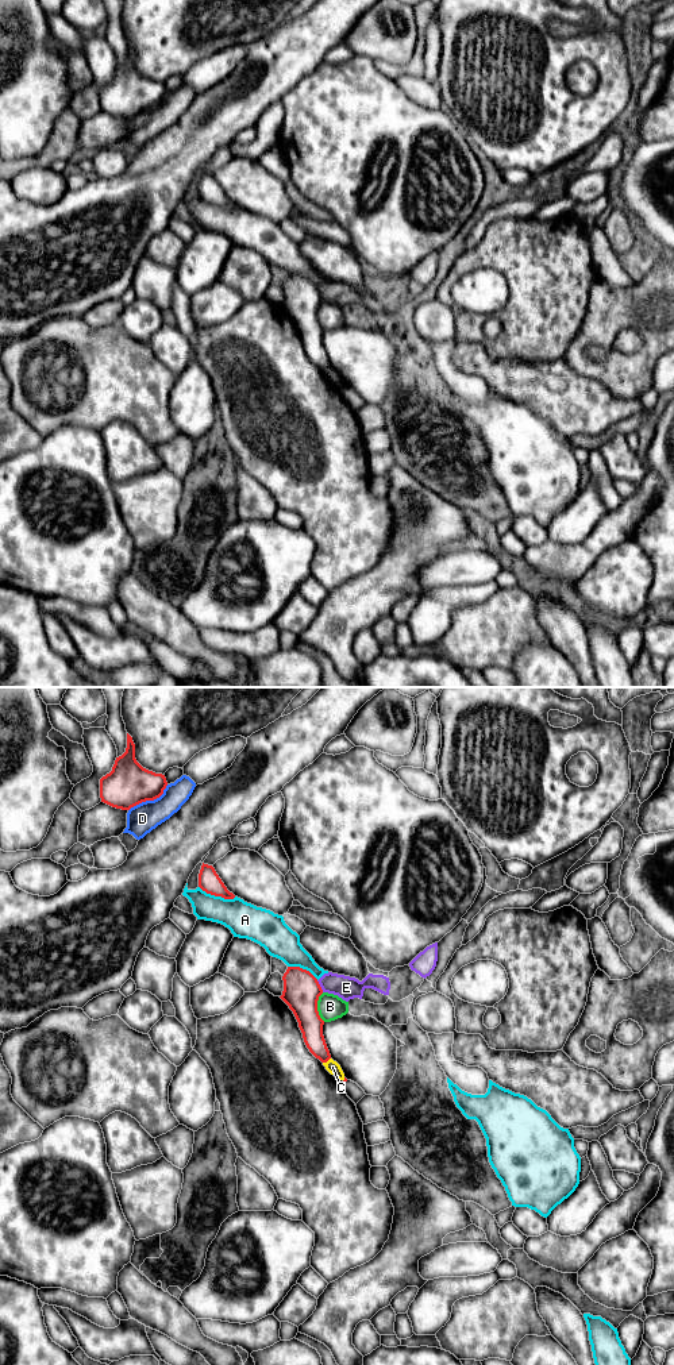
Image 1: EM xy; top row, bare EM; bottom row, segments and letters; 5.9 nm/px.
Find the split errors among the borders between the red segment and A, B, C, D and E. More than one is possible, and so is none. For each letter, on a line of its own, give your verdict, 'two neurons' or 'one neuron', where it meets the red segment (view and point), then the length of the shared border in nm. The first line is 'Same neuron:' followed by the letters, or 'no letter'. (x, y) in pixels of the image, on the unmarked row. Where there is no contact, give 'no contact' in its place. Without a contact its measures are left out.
Same neuron: no letter
A: two neurons; contact xy (218, 204); length 240 nm
B: two neurons; contact xy (316, 316); length 180 nm
C: two neurons; contact xy (326, 370); length 60 nm
D: two neurons; contact xy (149, 108); length 280 nm
E: two neurons; contact xy (319, 295); length 80 nm

